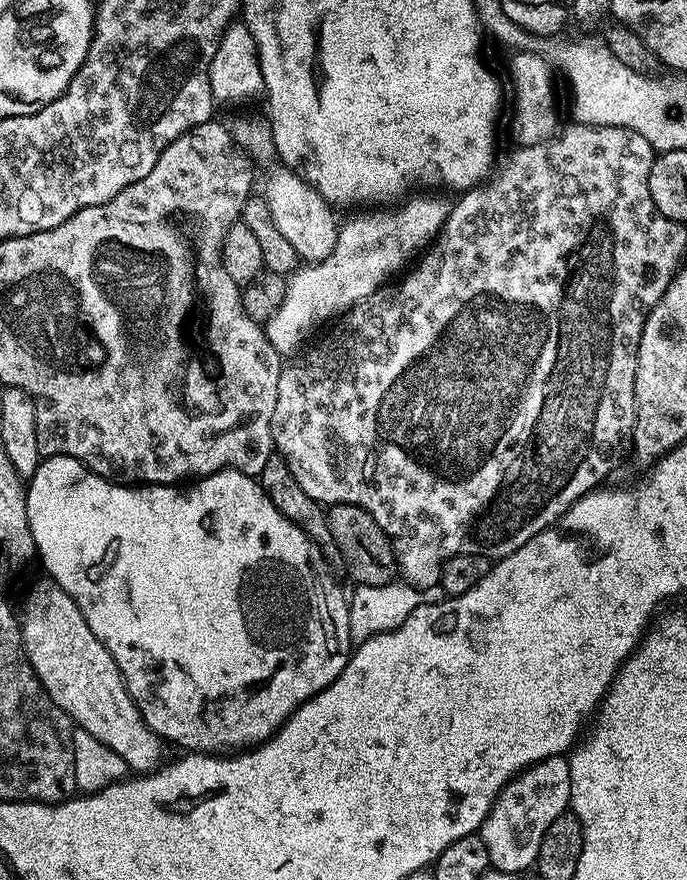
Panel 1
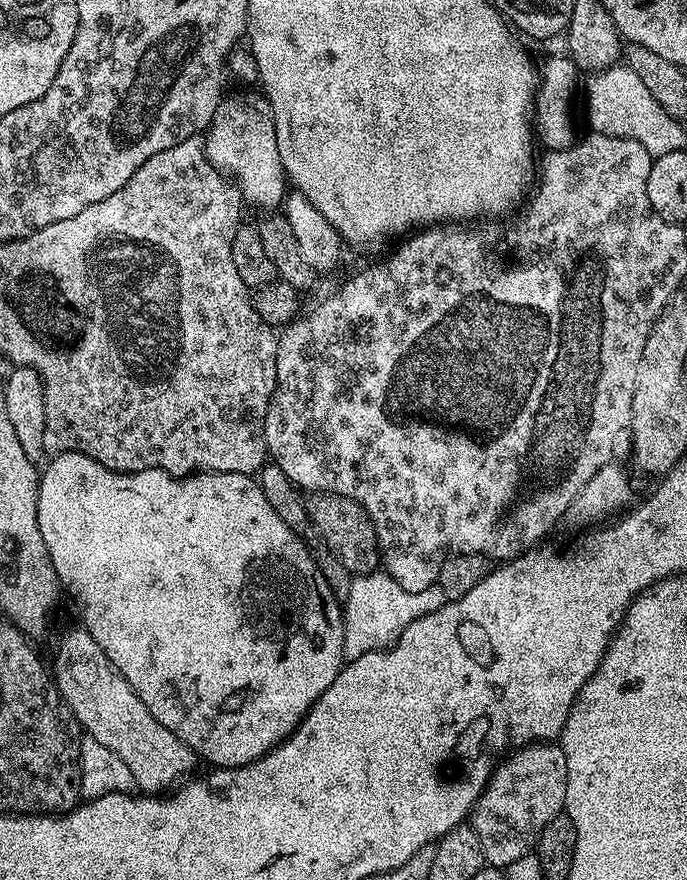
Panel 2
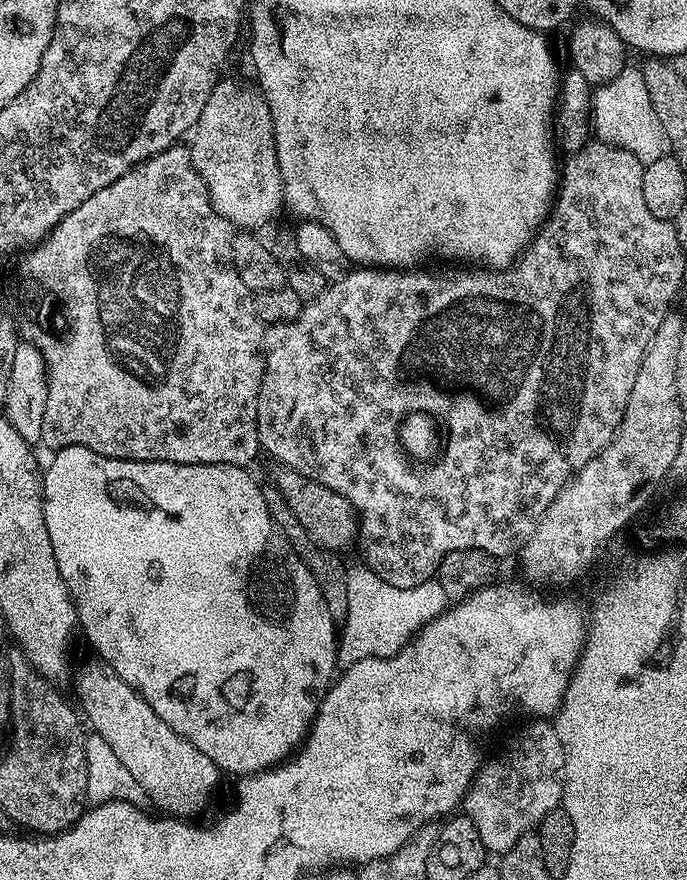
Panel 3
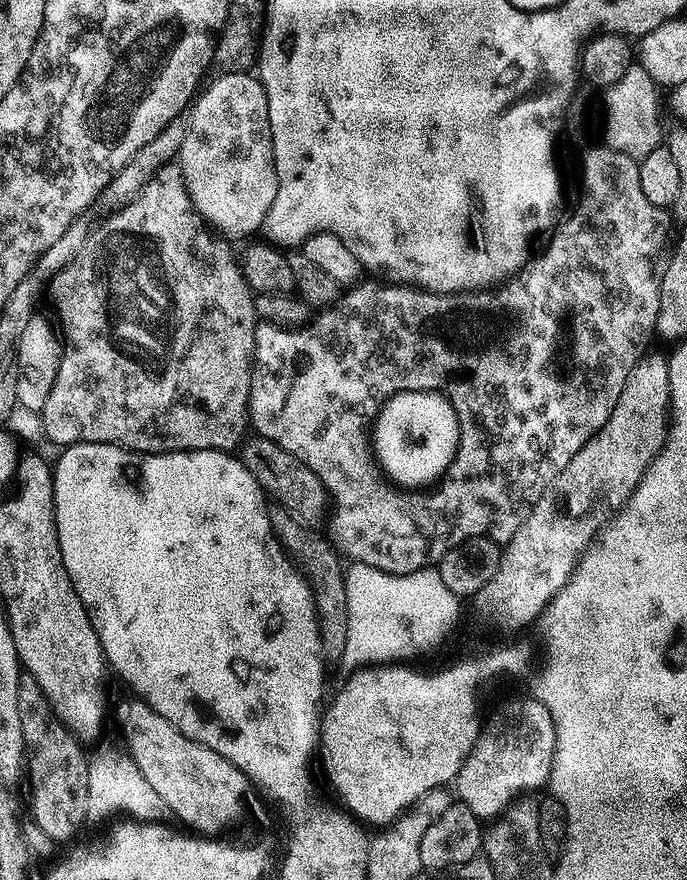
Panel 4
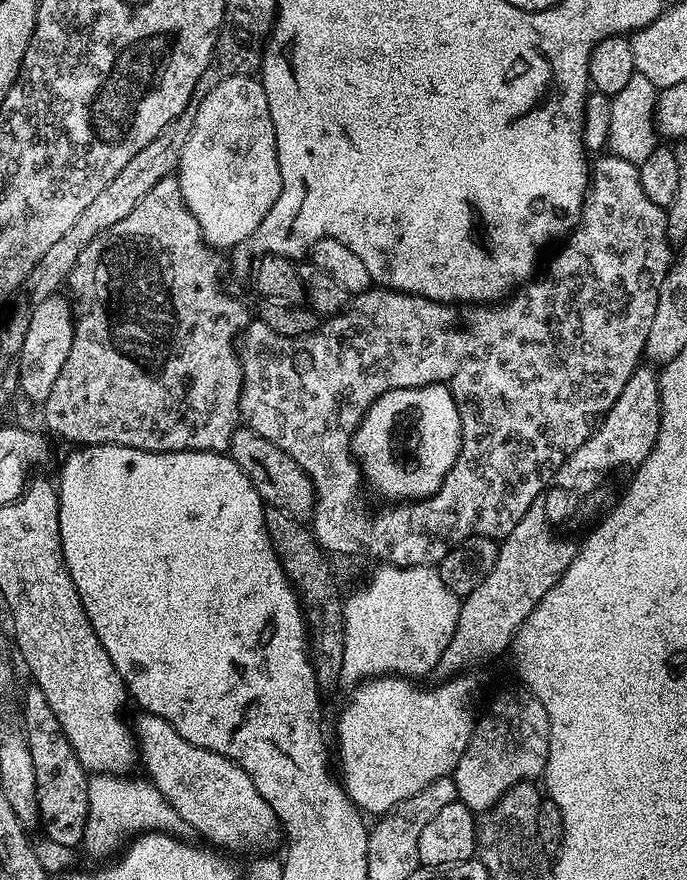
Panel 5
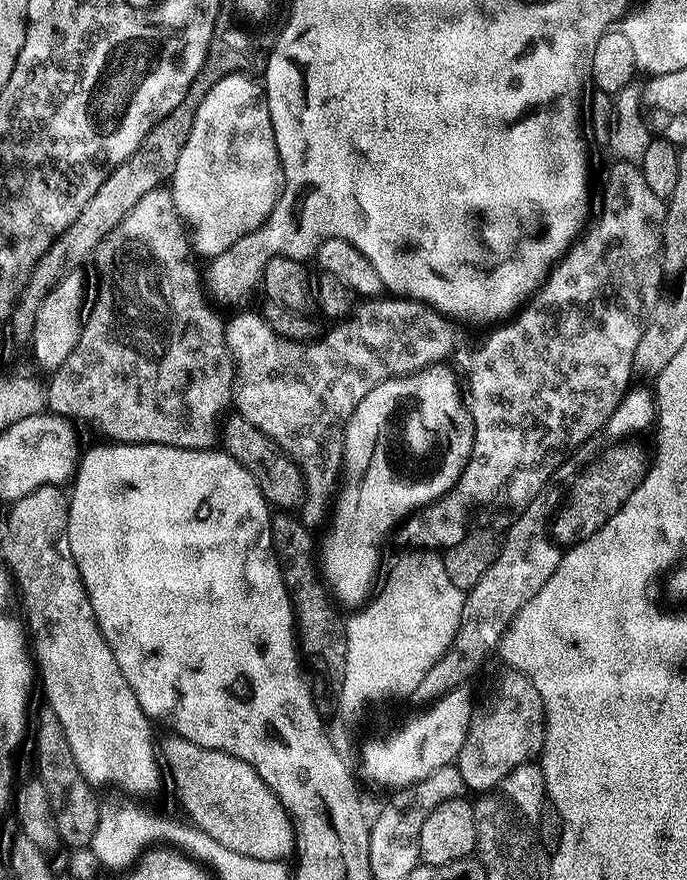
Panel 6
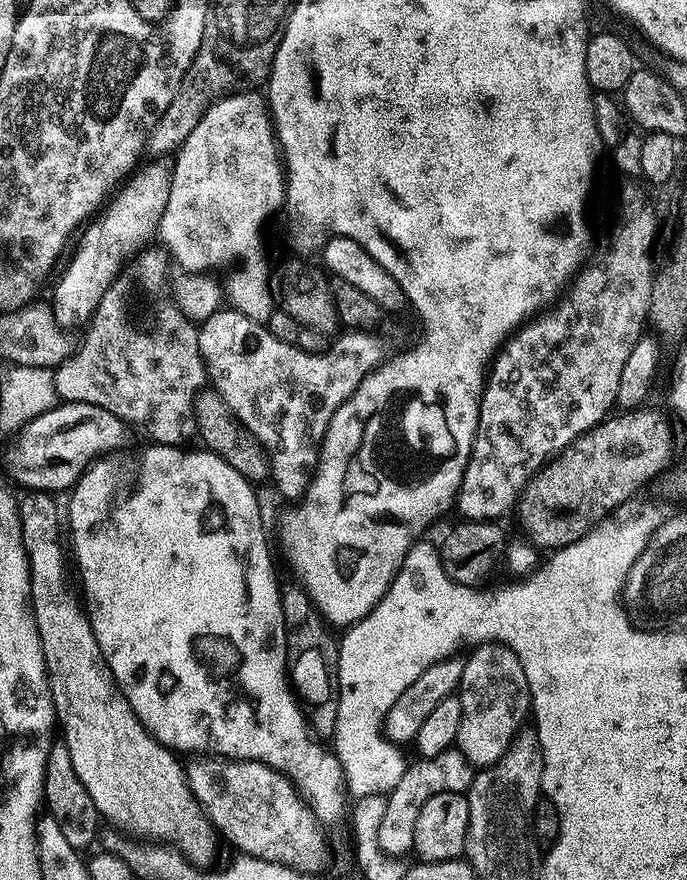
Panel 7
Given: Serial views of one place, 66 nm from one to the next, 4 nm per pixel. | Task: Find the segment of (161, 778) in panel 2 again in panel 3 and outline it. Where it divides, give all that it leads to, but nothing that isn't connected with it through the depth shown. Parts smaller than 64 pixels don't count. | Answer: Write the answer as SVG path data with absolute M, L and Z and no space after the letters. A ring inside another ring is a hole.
M99 658L91 659L86 661L77 672L76 669L74 672L77 700L75 703L78 705L87 727L89 729L92 727L91 731L95 735L101 736L114 749L114 754L120 759L122 766L126 766L126 770L130 770L130 774L134 774L134 782L138 782L138 786L142 786L144 795L149 801L153 800L160 810L173 817L195 817L192 815L211 798L212 791L219 786L220 779L222 779L220 769L214 762L210 762L210 758L206 758L206 754L202 754L202 750L198 750L198 746L194 746L190 742L186 742L186 738L174 734L174 730L170 730L170 726L166 726L166 722L162 722L162 718L158 718L158 714L154 714L154 710L150 710L148 703L129 684L122 682L122 678L118 678L118 674L109 664L105 664Z

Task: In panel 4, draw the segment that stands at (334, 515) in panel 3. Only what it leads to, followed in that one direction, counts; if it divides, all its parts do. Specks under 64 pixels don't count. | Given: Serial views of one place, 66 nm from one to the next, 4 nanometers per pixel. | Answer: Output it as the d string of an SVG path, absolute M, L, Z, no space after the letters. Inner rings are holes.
M265 436L249 439L243 445L242 459L265 493L275 503L282 505L299 524L305 524L313 530L323 529L324 519L328 520L330 516L330 497L326 486L318 474L310 470L310 466L298 462L294 454L282 450L282 446L270 442Z

